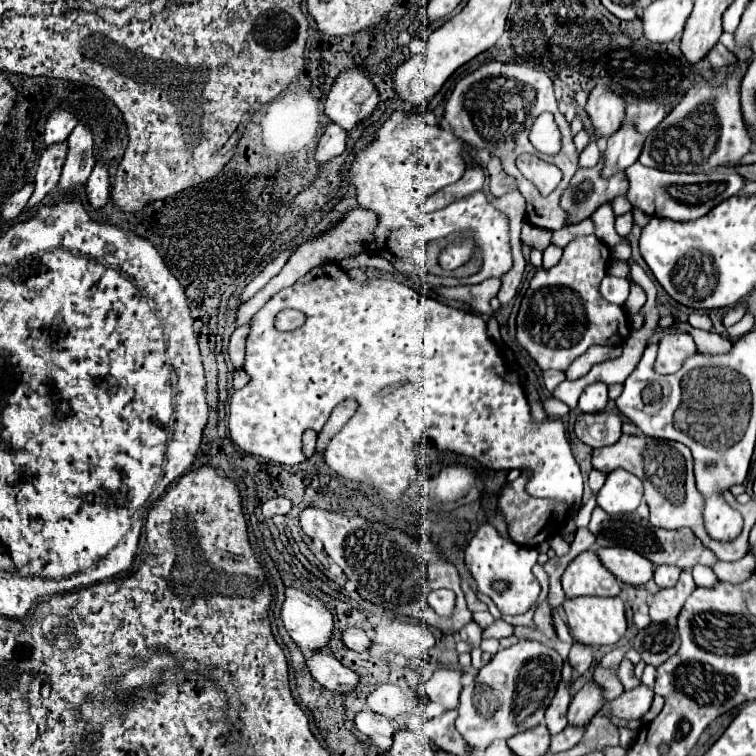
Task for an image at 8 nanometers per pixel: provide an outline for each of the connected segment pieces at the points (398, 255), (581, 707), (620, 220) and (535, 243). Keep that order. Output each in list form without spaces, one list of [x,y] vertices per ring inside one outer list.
[[[395,110],[380,125],[374,142],[358,154],[348,172],[348,178],[358,192],[358,204],[374,210],[380,220],[374,232],[376,242],[368,246],[370,252],[382,254],[384,248],[390,250],[394,254],[392,262],[400,272],[418,274],[424,280],[424,276],[434,276],[426,266],[424,246],[436,238],[464,234],[466,238],[474,238],[472,242],[480,244],[480,248],[510,248],[508,218],[502,212],[496,212],[482,190],[446,206],[444,210],[432,214],[420,212],[420,206],[430,194],[456,182],[464,174],[460,150],[462,142],[449,128],[428,126],[420,114]]]
[[[586,682],[584,688],[572,698],[568,708],[568,724],[588,724],[592,716],[604,704],[604,690],[594,682]]]
[[[628,212],[628,214],[624,214],[624,216],[618,216],[618,218],[616,218],[616,230],[618,230],[618,234],[620,234],[620,236],[624,236],[624,238],[626,238],[626,236],[630,234],[632,226],[634,226],[632,212]]]
[[[530,224],[522,226],[522,244],[544,252],[550,246],[552,230],[530,230]]]

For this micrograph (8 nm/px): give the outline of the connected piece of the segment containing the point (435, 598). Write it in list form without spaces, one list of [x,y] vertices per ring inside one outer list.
[[[432,590],[432,592],[426,592],[426,600],[440,616],[450,616],[454,610],[456,596],[452,590]]]

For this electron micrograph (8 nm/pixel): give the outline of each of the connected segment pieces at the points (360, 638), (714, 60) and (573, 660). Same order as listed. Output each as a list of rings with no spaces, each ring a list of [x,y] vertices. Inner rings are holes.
[[[346,628],[344,630],[344,644],[350,648],[350,650],[356,650],[356,652],[366,652],[372,644],[372,640],[366,636],[364,630],[360,628]]]
[[[718,42],[718,44],[712,48],[712,52],[708,54],[708,60],[710,60],[712,68],[718,70],[718,68],[724,68],[724,66],[732,64],[732,60],[736,60],[736,56],[734,56],[724,44]]]
[[[574,642],[574,646],[570,648],[570,654],[568,654],[568,662],[572,666],[572,670],[582,676],[590,666],[592,666],[592,654],[594,654],[594,648],[590,646],[580,646],[578,642]]]

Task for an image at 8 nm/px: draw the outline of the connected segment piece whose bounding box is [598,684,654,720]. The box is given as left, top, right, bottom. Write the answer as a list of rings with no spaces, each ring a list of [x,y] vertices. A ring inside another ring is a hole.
[[[640,684],[638,688],[628,690],[622,696],[618,696],[616,700],[612,700],[612,704],[608,704],[608,708],[602,708],[598,712],[598,716],[608,716],[608,718],[616,716],[622,720],[640,720],[650,710],[652,698],[654,698],[652,688]]]

